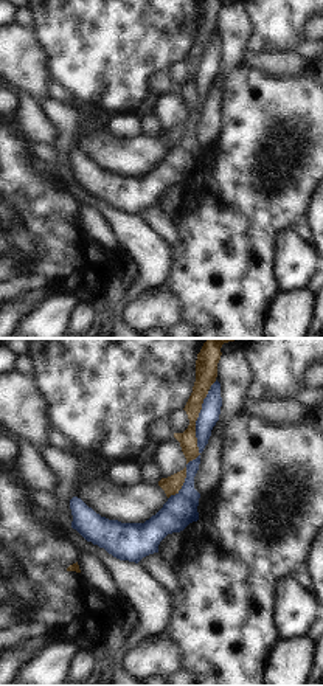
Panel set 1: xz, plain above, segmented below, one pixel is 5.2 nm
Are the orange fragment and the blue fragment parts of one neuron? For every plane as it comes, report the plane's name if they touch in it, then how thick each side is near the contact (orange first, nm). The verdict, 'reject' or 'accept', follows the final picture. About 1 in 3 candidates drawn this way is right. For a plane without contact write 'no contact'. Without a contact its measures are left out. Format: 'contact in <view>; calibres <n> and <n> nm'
contact in xz; calibres 90 and 100 nm

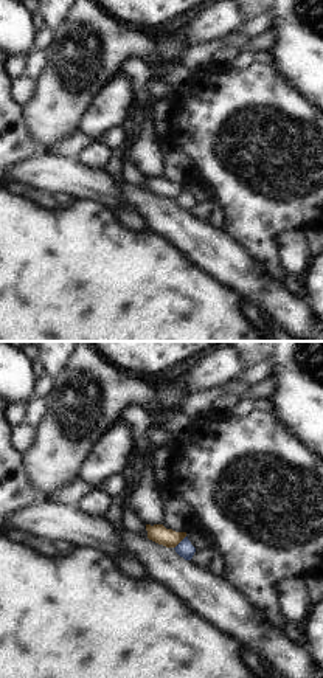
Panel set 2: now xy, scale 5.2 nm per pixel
contact in xy; calibres 90 and 90 nm

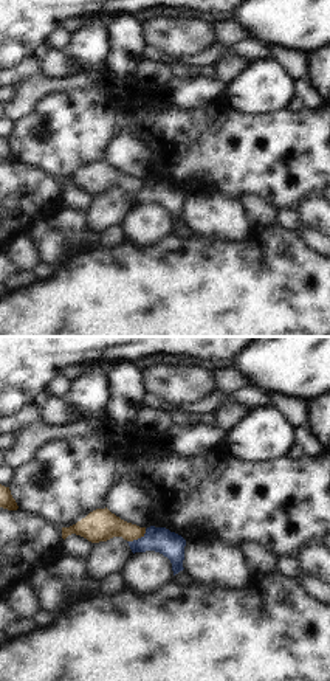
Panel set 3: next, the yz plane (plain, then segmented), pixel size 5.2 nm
contact in yz; calibres 170 and 140 nm

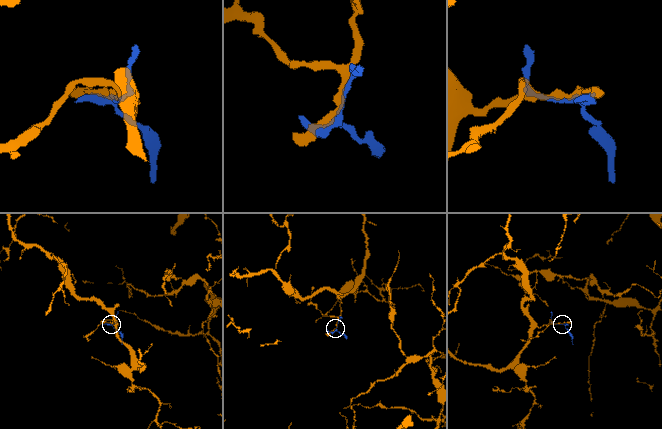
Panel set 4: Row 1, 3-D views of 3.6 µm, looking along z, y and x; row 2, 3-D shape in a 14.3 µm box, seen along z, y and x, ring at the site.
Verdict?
reject

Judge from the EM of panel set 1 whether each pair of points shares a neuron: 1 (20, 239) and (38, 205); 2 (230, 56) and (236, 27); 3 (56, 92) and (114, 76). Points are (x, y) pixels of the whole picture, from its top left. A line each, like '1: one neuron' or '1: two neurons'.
1: two neurons
2: one neuron
3: two neurons

